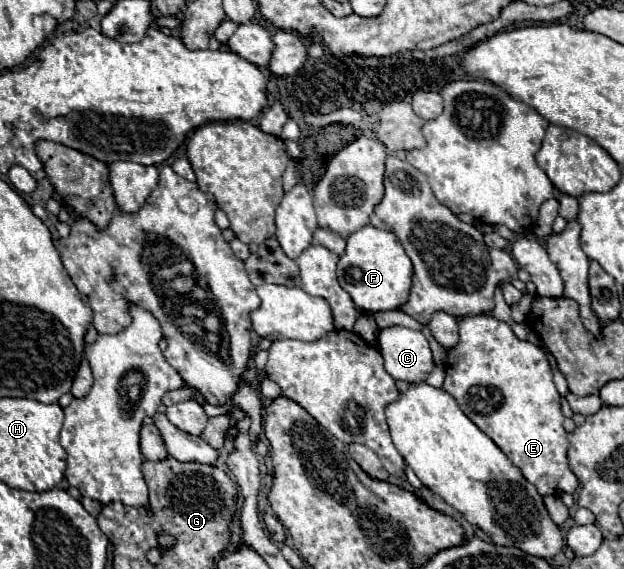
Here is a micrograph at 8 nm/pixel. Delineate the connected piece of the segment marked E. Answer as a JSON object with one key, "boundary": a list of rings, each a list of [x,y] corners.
{"boundary":[[[478,315],[464,317],[460,321],[460,343],[448,349],[446,355],[446,379],[442,389],[450,393],[464,415],[474,421],[510,459],[518,465],[524,477],[536,485],[540,495],[576,493],[580,481],[568,465],[568,439],[564,429],[564,415],[560,409],[560,393],[552,381],[552,367],[546,353],[514,335],[512,327],[496,317]]]}

